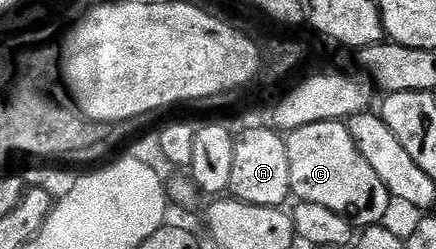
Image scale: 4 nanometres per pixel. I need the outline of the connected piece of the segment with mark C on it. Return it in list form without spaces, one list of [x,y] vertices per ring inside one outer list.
[[[340,120],[315,122],[288,133],[287,162],[291,162],[291,193],[300,203],[315,202],[327,206],[354,226],[377,226],[387,214],[391,199],[383,178],[359,154],[348,123]]]

